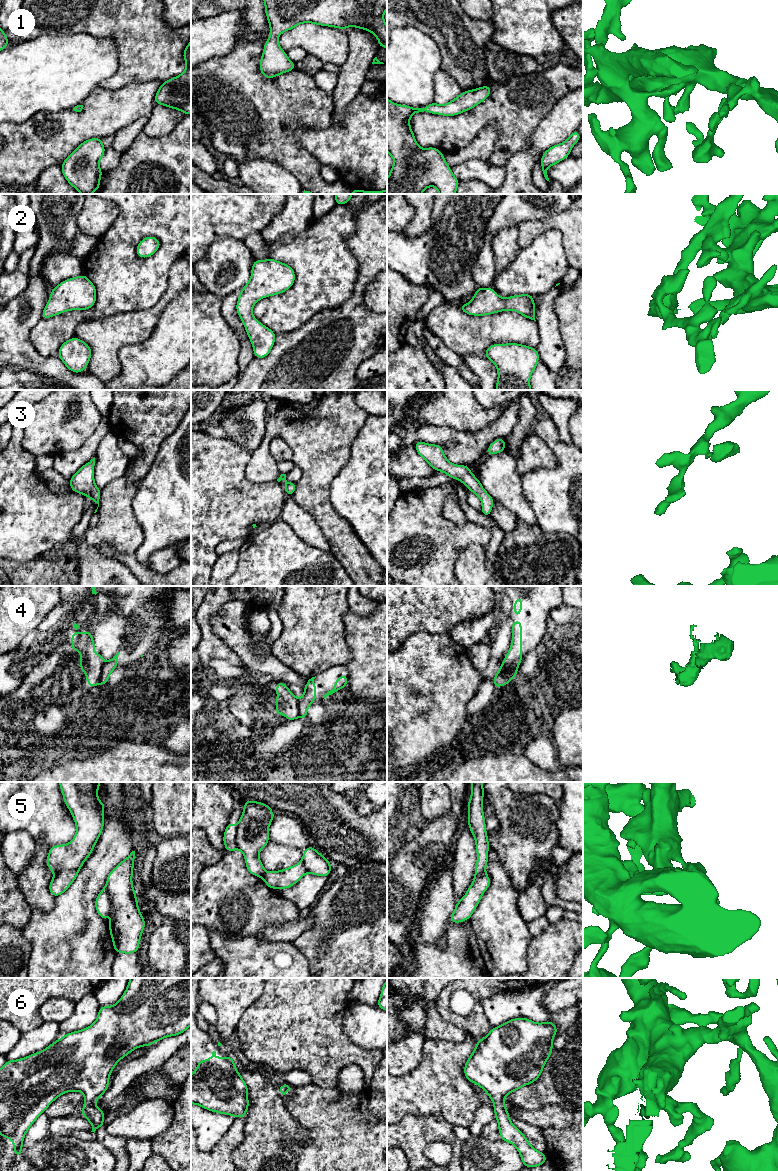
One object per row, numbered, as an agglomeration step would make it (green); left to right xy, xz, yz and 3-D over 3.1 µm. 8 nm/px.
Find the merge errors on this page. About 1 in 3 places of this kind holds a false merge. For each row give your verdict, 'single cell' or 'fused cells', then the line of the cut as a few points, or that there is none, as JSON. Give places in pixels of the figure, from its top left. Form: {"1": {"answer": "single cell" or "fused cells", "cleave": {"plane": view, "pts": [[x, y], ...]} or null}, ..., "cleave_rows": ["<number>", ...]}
{"1": {"answer": "single cell", "cleave": null}, "2": {"answer": "single cell", "cleave": null}, "3": {"answer": "single cell", "cleave": null}, "4": {"answer": "fused cells", "cleave": {"plane": "yz", "pts": [[500, 667], [511, 665], [516, 673]]}}, "5": {"answer": "single cell", "cleave": null}, "6": {"answer": "single cell", "cleave": null}, "cleave_rows": ["4"]}

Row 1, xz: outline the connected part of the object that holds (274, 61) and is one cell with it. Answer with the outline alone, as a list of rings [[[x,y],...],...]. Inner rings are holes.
[[[263,0],[270,25],[270,37],[264,44],[260,72],[265,78],[296,69],[278,44],[278,36],[301,23],[345,30],[349,26],[373,33],[379,48],[387,48],[387,26],[383,14],[387,0]]]

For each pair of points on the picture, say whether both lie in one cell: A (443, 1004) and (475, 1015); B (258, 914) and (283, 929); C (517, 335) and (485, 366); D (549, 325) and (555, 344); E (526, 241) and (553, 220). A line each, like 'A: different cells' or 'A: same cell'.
A: same cell
B: different cells
C: different cells
D: same cell
E: same cell

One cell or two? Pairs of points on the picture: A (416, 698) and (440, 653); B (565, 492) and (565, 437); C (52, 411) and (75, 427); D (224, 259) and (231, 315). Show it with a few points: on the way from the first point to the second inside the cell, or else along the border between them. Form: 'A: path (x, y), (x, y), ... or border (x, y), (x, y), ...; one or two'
A: path (424, 687), (430, 679), (430, 670), (433, 664); one
B: border (554, 422), (559, 439), (571, 444); two
C: path (58, 417), (62, 424), (69, 425); one
D: path (216, 273), (214, 277), (229, 291), (229, 301); one

